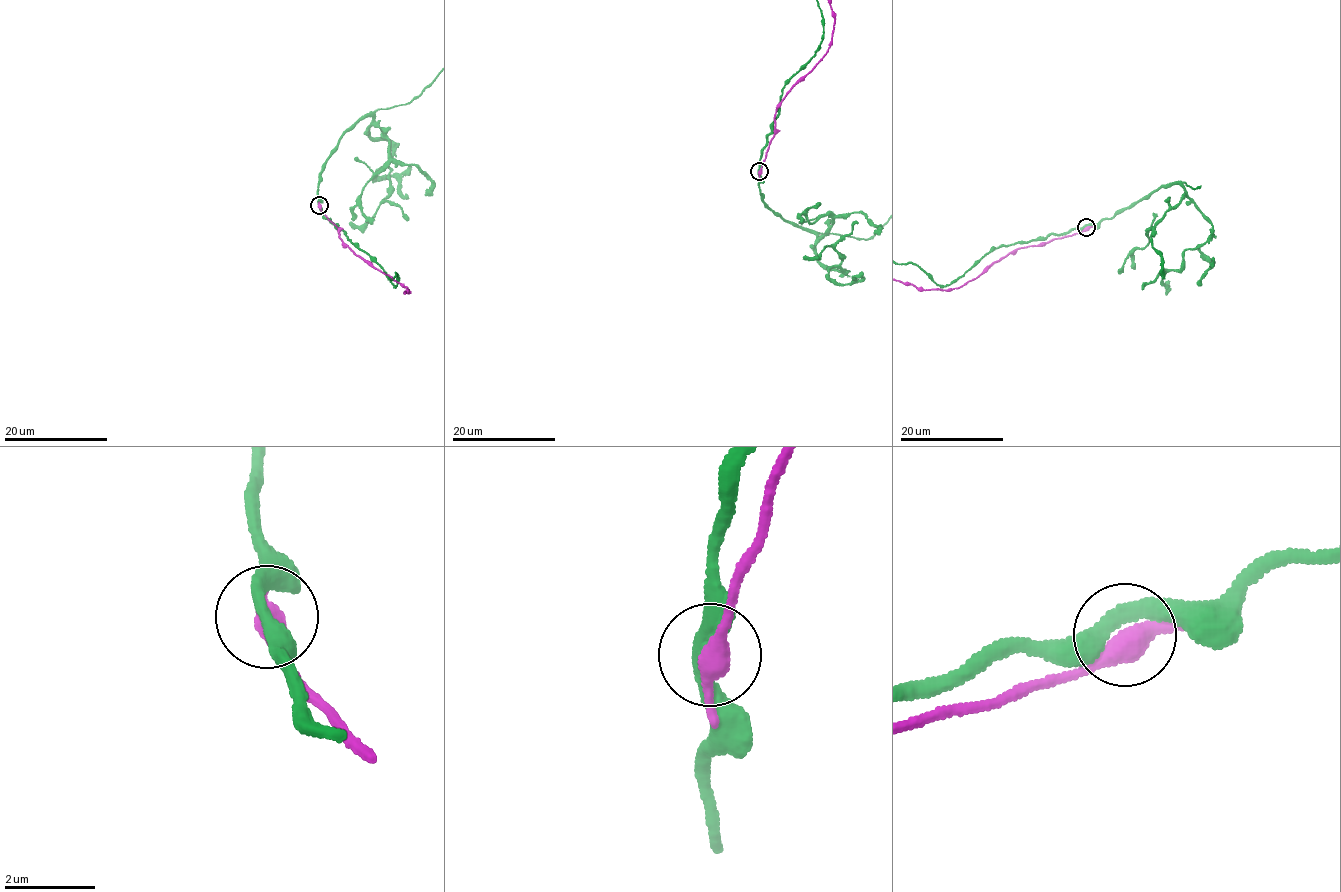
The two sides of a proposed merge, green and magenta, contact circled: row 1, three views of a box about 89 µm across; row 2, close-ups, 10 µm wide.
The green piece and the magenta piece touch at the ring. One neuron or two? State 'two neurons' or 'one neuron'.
two neurons

